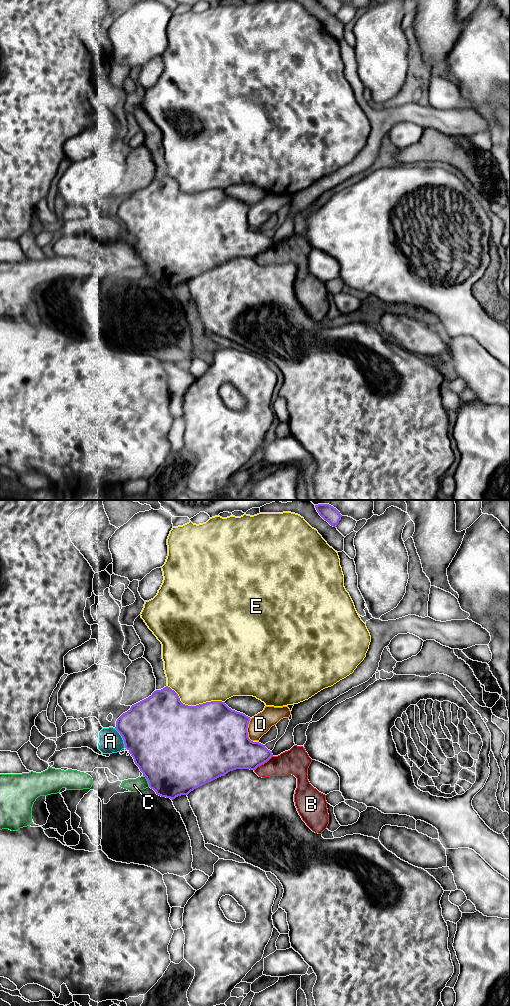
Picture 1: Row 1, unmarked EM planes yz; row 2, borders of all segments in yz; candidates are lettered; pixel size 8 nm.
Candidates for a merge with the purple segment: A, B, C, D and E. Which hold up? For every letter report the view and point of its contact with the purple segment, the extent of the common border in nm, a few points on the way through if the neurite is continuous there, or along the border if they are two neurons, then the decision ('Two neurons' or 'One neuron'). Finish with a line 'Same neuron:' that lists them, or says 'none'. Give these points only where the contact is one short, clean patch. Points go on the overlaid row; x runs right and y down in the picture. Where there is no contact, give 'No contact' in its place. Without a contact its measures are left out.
A: Touches purple at yz (122, 737). Shared border 190 nm. Boundary: yz (115, 727), (125, 747). Two neurons
B: Touches purple at yz (263, 763). Shared border 200 nm. Two neurons
C: Touches purple at yz (147, 780). Shared border 110 nm. Two neurons
D: Touches purple at yz (246, 730). Shared border 190 nm. Two neurons
E: Touches purple at yz (194, 706). Shared border 480 nm. Two neurons
Same neuron: none

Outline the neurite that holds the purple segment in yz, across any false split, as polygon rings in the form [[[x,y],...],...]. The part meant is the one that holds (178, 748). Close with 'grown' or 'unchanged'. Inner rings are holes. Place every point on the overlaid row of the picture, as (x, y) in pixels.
[[[166,686],[156,690],[148,698],[134,704],[116,721],[116,730],[124,740],[125,748],[134,759],[149,787],[161,797],[175,799],[188,795],[194,789],[211,782],[236,769],[255,770],[267,762],[272,751],[248,737],[250,717],[229,708],[225,702],[211,701],[196,706],[188,706],[180,701],[178,694]]]; unchanged

